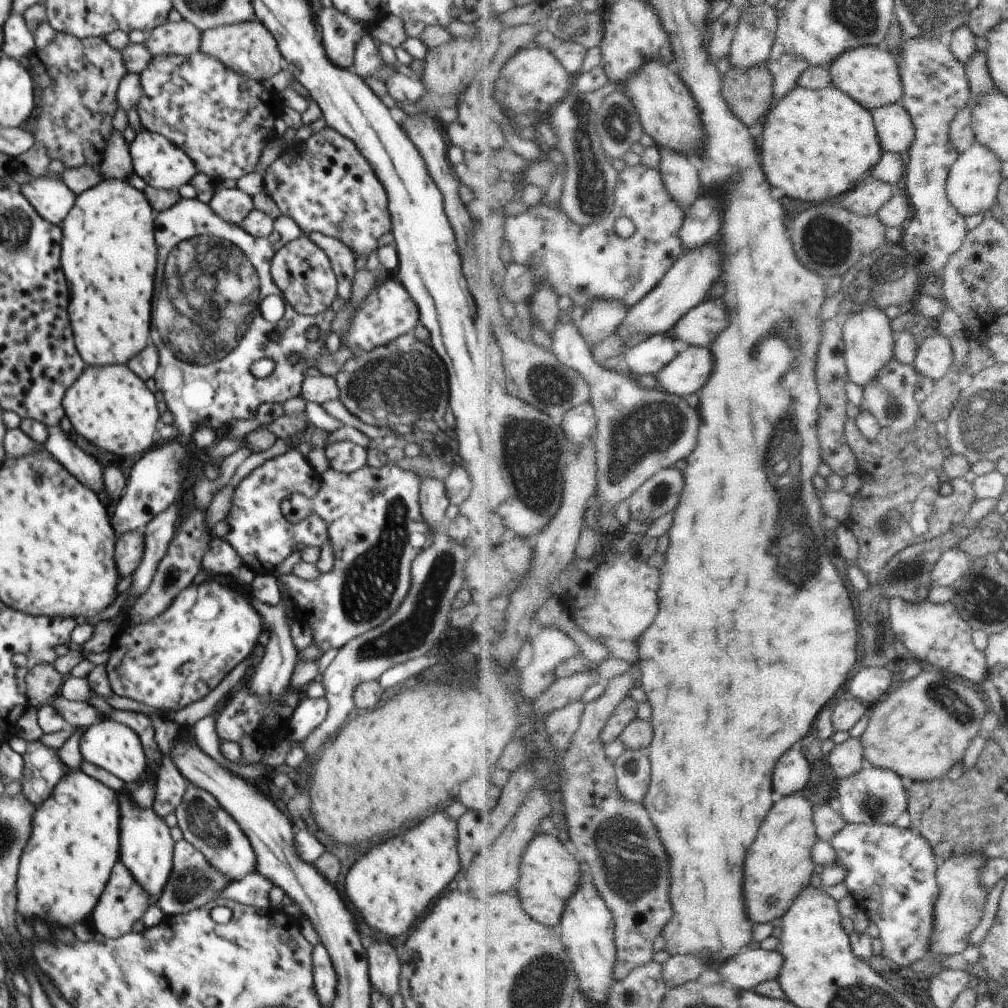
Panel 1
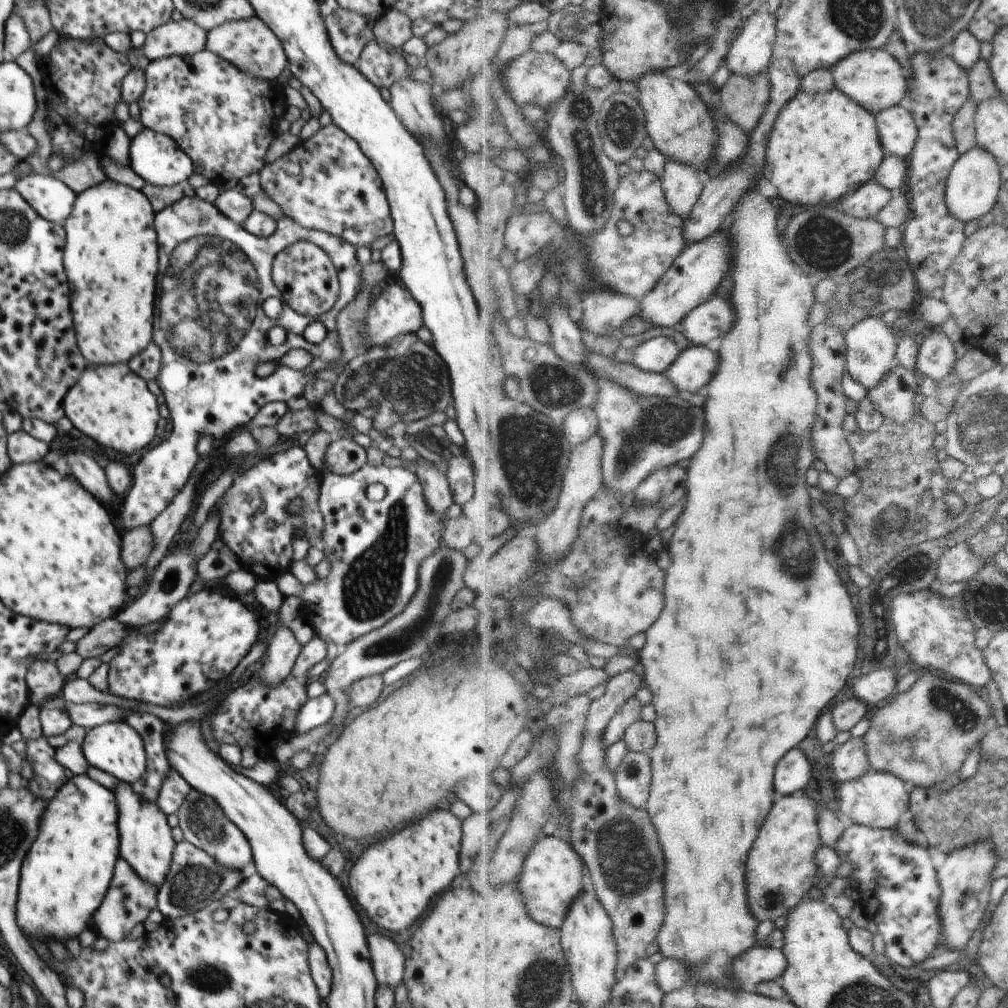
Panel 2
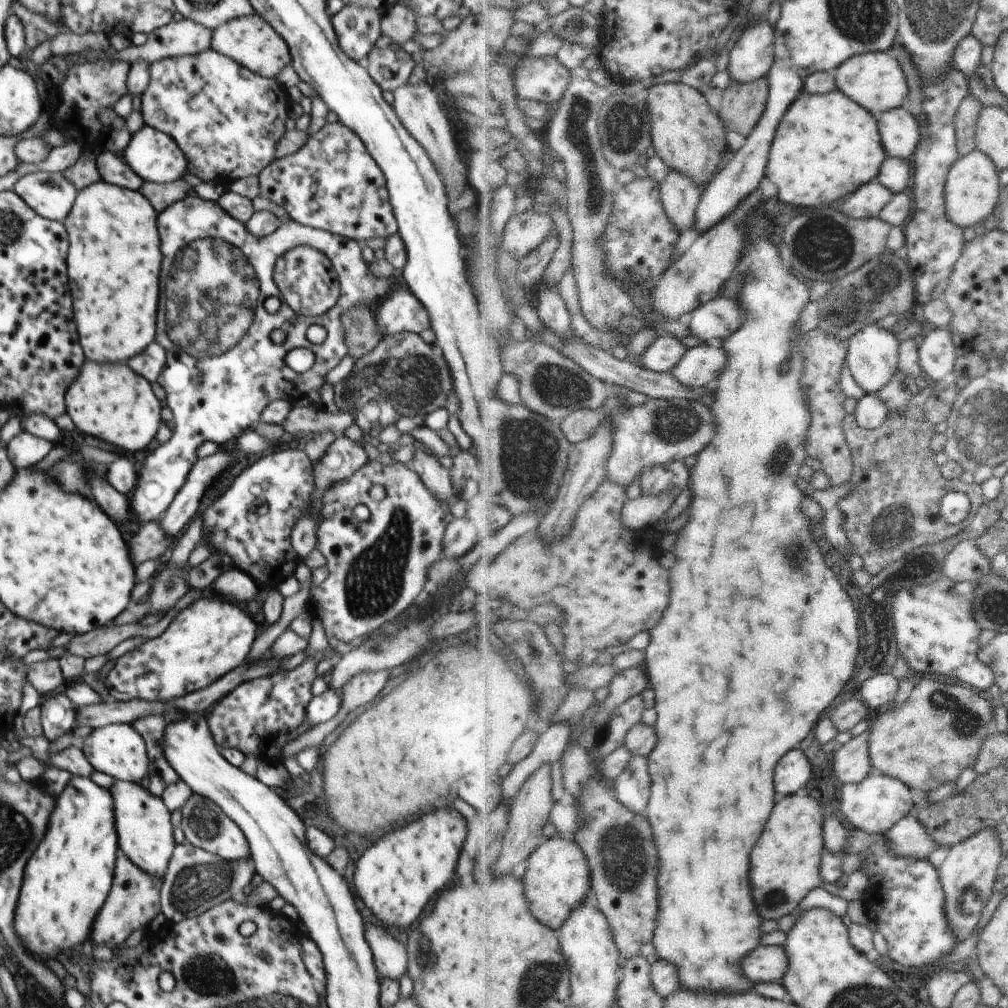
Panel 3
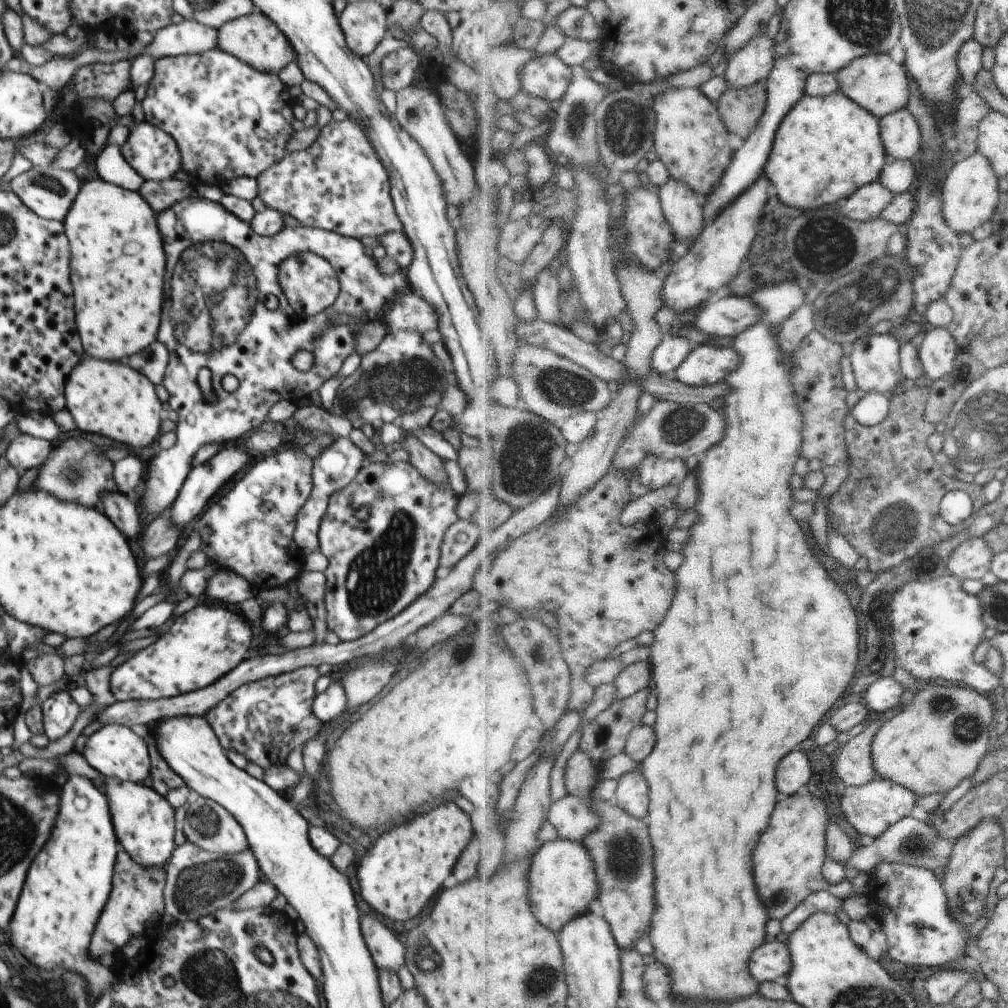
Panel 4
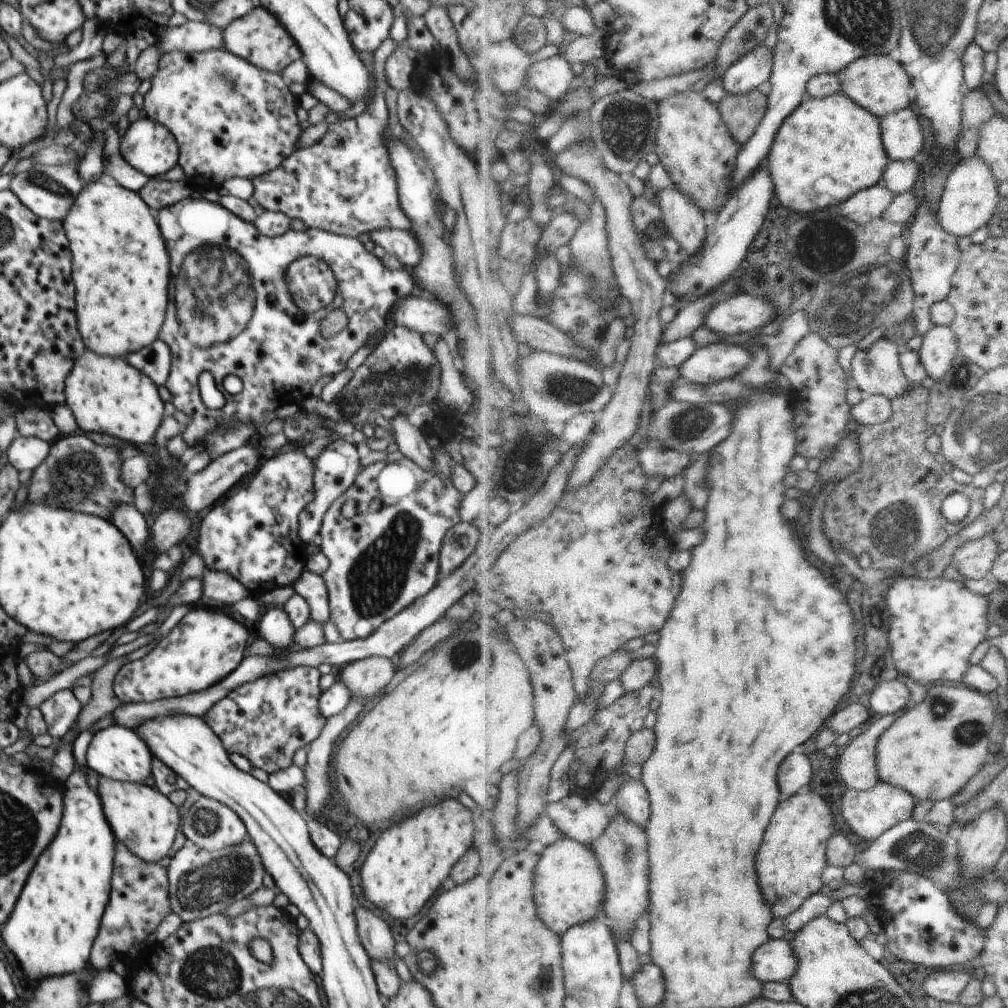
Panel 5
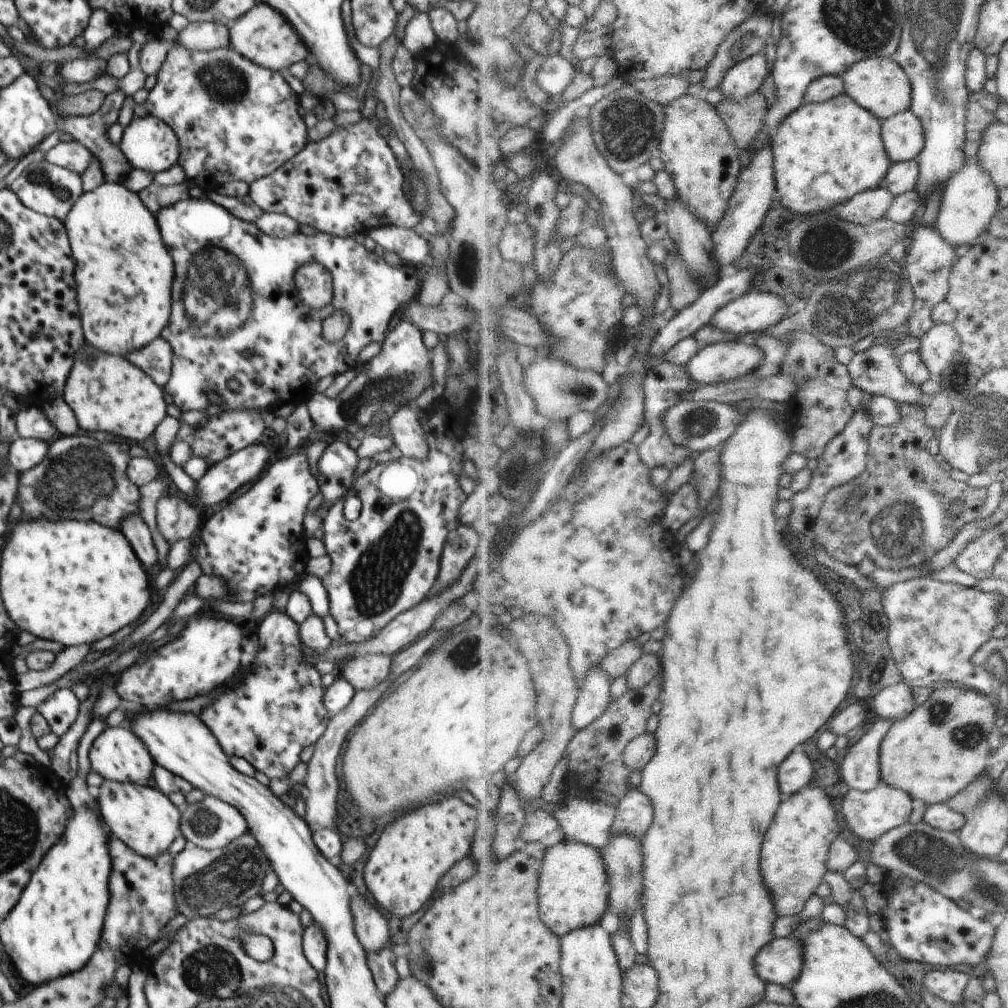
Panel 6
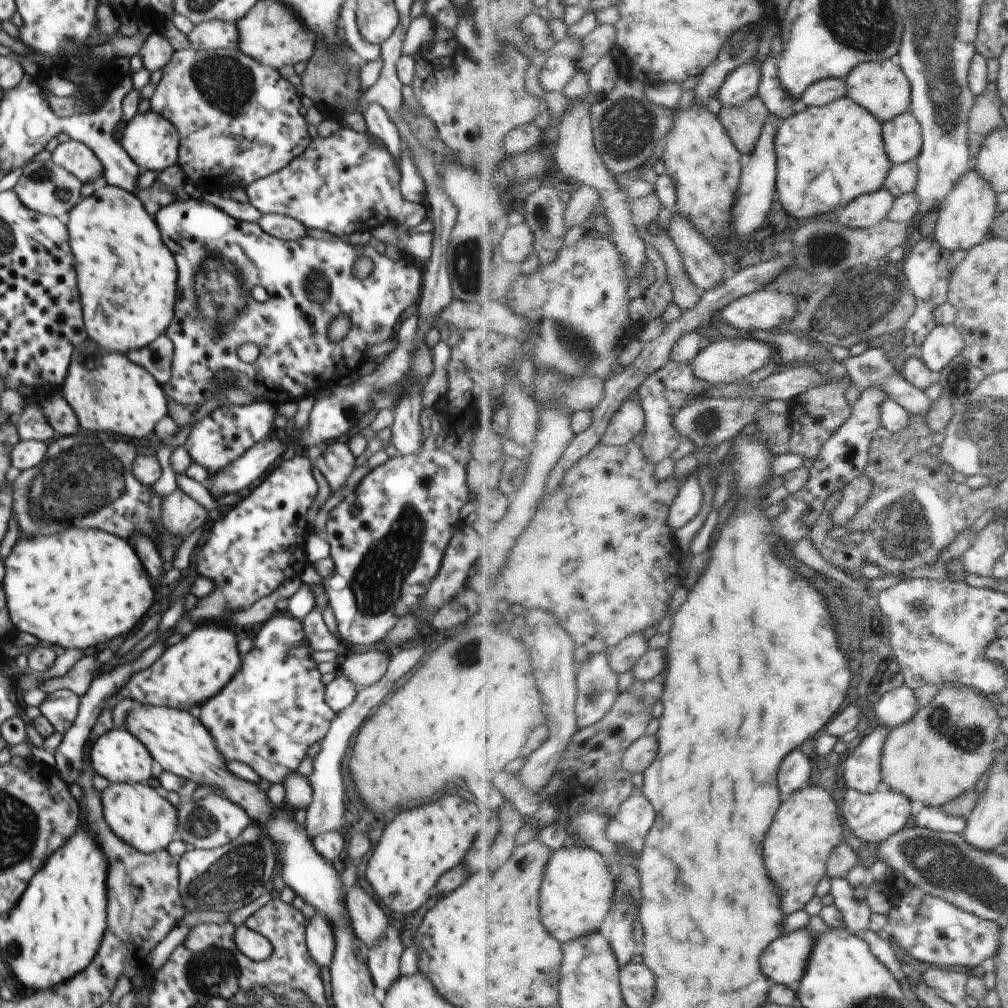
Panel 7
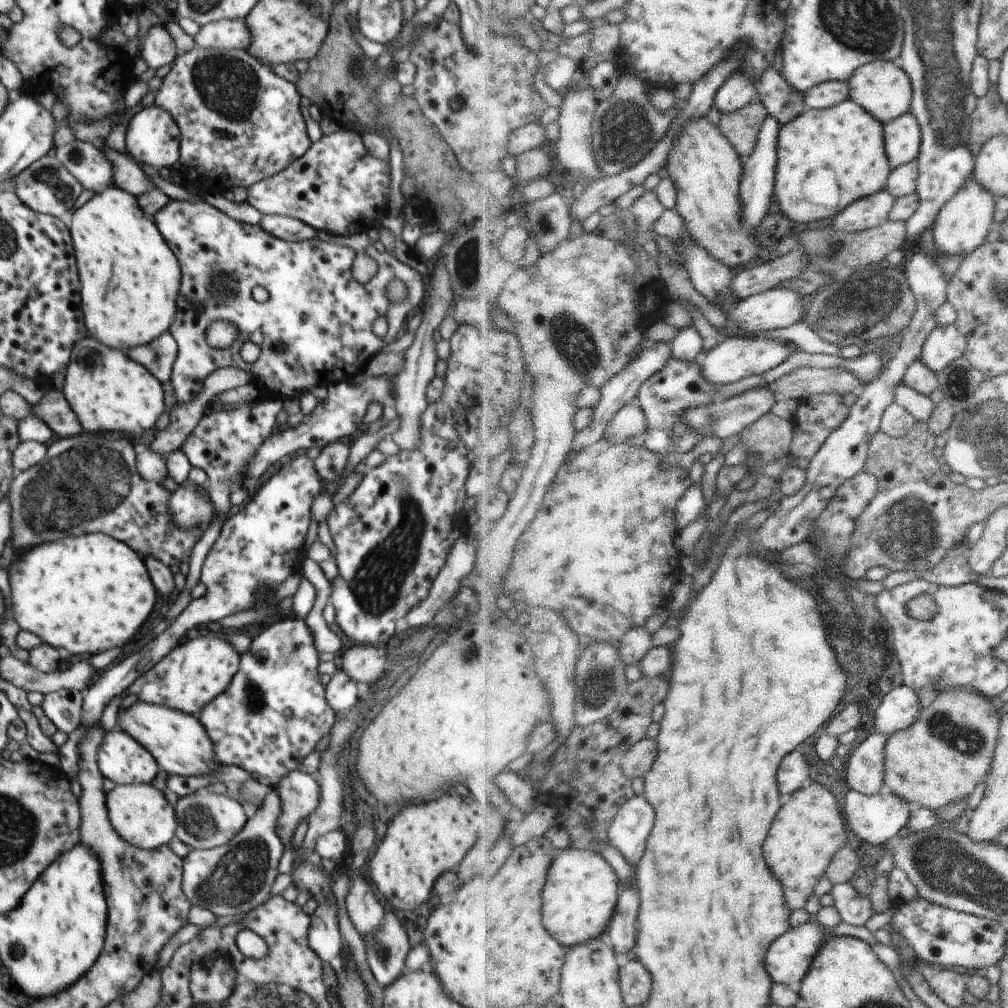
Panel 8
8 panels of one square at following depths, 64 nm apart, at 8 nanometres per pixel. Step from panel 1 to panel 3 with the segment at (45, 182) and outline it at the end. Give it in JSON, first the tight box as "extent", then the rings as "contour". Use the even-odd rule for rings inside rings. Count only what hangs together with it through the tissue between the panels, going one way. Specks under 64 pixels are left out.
{"extent":[14,172,78,223],"contour":[[[34,172],[14,184],[18,194],[41,218],[63,223],[70,215],[78,190],[61,173]]]}

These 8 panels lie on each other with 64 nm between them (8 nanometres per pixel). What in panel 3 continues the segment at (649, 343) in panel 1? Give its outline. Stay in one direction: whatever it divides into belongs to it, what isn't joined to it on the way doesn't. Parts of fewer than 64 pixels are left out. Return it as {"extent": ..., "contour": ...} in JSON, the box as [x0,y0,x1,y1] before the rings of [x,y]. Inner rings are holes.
{"extent":[643,334,689,373],"contour":[[[670,334],[660,336],[643,357],[643,367],[658,373],[671,373],[689,352],[682,340]]]}

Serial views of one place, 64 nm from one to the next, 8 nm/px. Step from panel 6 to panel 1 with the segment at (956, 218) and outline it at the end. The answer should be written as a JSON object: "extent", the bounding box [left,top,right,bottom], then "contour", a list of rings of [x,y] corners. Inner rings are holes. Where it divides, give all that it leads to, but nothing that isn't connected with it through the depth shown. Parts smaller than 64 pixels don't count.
{"extent":[947,142,1003,217],"contour":[[[974,142],[970,148],[960,154],[954,168],[950,171],[947,185],[948,199],[964,217],[975,214],[984,215],[984,212],[995,204],[999,185],[1003,180],[1001,171],[1002,162],[997,155],[985,145]]]}

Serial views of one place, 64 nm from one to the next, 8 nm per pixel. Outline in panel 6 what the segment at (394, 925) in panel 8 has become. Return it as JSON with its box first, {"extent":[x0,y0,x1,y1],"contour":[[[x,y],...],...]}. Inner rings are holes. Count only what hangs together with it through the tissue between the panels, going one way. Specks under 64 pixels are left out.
{"extent":[367,944,401,996],"contour":[[[388,944],[382,951],[368,953],[367,964],[372,972],[374,983],[381,996],[391,994],[401,980],[395,968],[394,945]]]}

